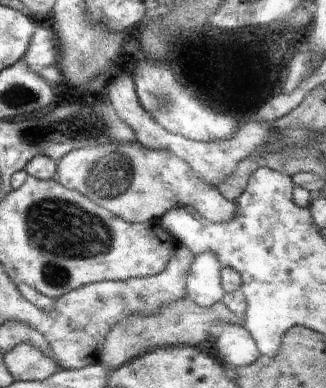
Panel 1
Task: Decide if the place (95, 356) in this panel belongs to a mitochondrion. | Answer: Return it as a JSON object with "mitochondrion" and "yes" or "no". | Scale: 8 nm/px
{"mitochondrion":"no"}

